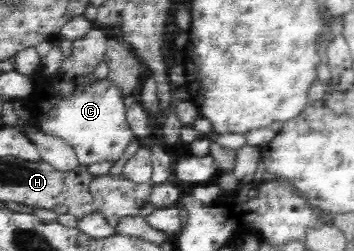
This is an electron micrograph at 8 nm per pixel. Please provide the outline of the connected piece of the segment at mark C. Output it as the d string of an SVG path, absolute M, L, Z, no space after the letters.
M93 27L91 31L72 43L72 53L65 57L60 68L53 75L44 77L42 74L36 81L36 88L29 102L33 123L45 134L56 135L68 145L74 148L80 164L90 165L94 162L112 160L118 161L124 154L126 147L132 141L133 133L130 131L125 118L124 97L121 91L109 80L91 85L84 79L84 74L91 72L96 65L103 61L107 43L107 31L102 28Z

